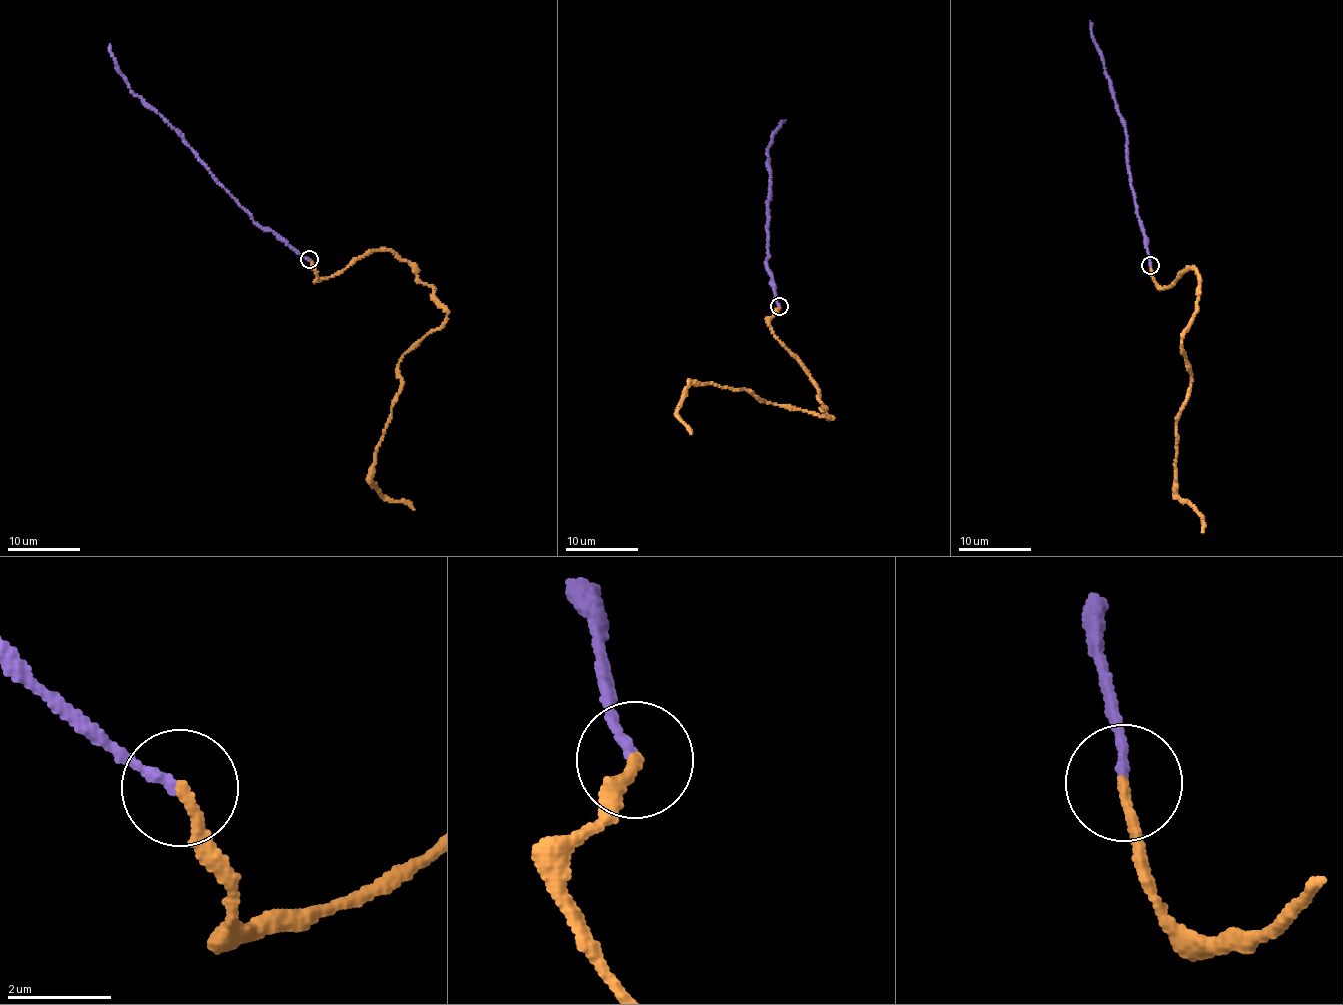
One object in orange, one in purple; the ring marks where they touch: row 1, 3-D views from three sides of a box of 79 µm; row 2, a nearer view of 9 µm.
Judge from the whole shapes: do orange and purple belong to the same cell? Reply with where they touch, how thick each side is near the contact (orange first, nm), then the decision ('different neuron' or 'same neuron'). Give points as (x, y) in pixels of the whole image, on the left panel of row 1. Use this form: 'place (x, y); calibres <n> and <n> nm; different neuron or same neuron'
place (309, 259); calibres 200 and 180 nm; same neuron

